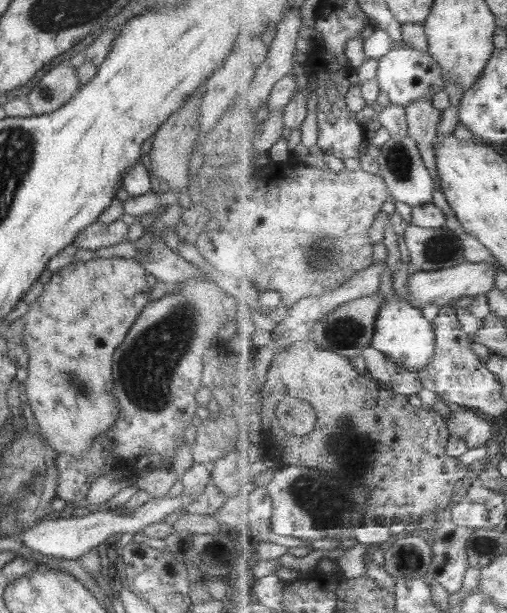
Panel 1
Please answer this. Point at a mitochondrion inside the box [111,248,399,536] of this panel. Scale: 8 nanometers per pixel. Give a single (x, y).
(146, 367)

